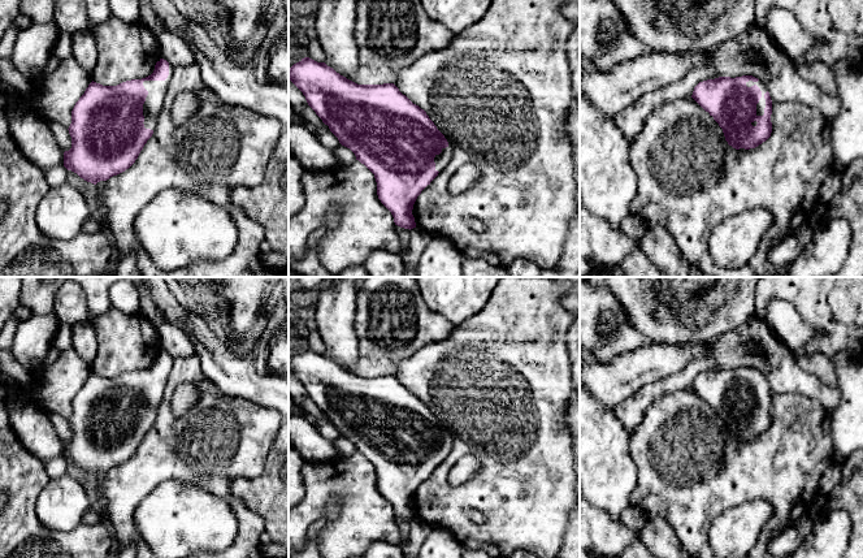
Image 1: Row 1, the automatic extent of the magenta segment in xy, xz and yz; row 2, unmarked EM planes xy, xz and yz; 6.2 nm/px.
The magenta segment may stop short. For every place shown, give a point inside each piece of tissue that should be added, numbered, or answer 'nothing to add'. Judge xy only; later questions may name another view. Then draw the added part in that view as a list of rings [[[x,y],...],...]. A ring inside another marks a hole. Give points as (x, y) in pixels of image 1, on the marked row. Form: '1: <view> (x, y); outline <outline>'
1: xy (152, 106); outline [[[169,64],[169,75],[165,81],[144,81],[143,86],[148,91],[143,104],[144,127],[156,130],[159,113],[162,108],[165,94],[173,74],[173,66]]]

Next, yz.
1: yz (760, 106); outline [[[749,81],[749,82],[746,82],[747,87],[751,87],[754,85],[756,85],[762,91],[762,98],[760,98],[759,103],[756,104],[756,116],[763,116],[764,114],[764,108],[766,108],[764,94],[768,90],[767,90],[767,86],[762,81],[758,81],[758,82]]]

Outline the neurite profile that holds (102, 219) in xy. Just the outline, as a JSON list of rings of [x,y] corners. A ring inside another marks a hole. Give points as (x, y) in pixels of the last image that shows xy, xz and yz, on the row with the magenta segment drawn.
[[[100,181],[96,183],[97,187],[97,213],[96,213],[96,221],[100,224],[100,229],[103,232],[105,232],[107,234],[109,234],[109,228],[108,228],[108,222],[107,222],[107,216],[105,216],[105,209],[101,204],[101,193],[105,187],[105,181]]]

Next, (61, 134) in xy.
[[[47,121],[47,124],[62,151],[69,151],[71,148],[71,137],[69,134],[69,130],[55,121]]]

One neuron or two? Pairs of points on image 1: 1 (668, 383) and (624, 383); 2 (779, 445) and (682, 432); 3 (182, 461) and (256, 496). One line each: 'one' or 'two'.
1: two
2: one
3: two

